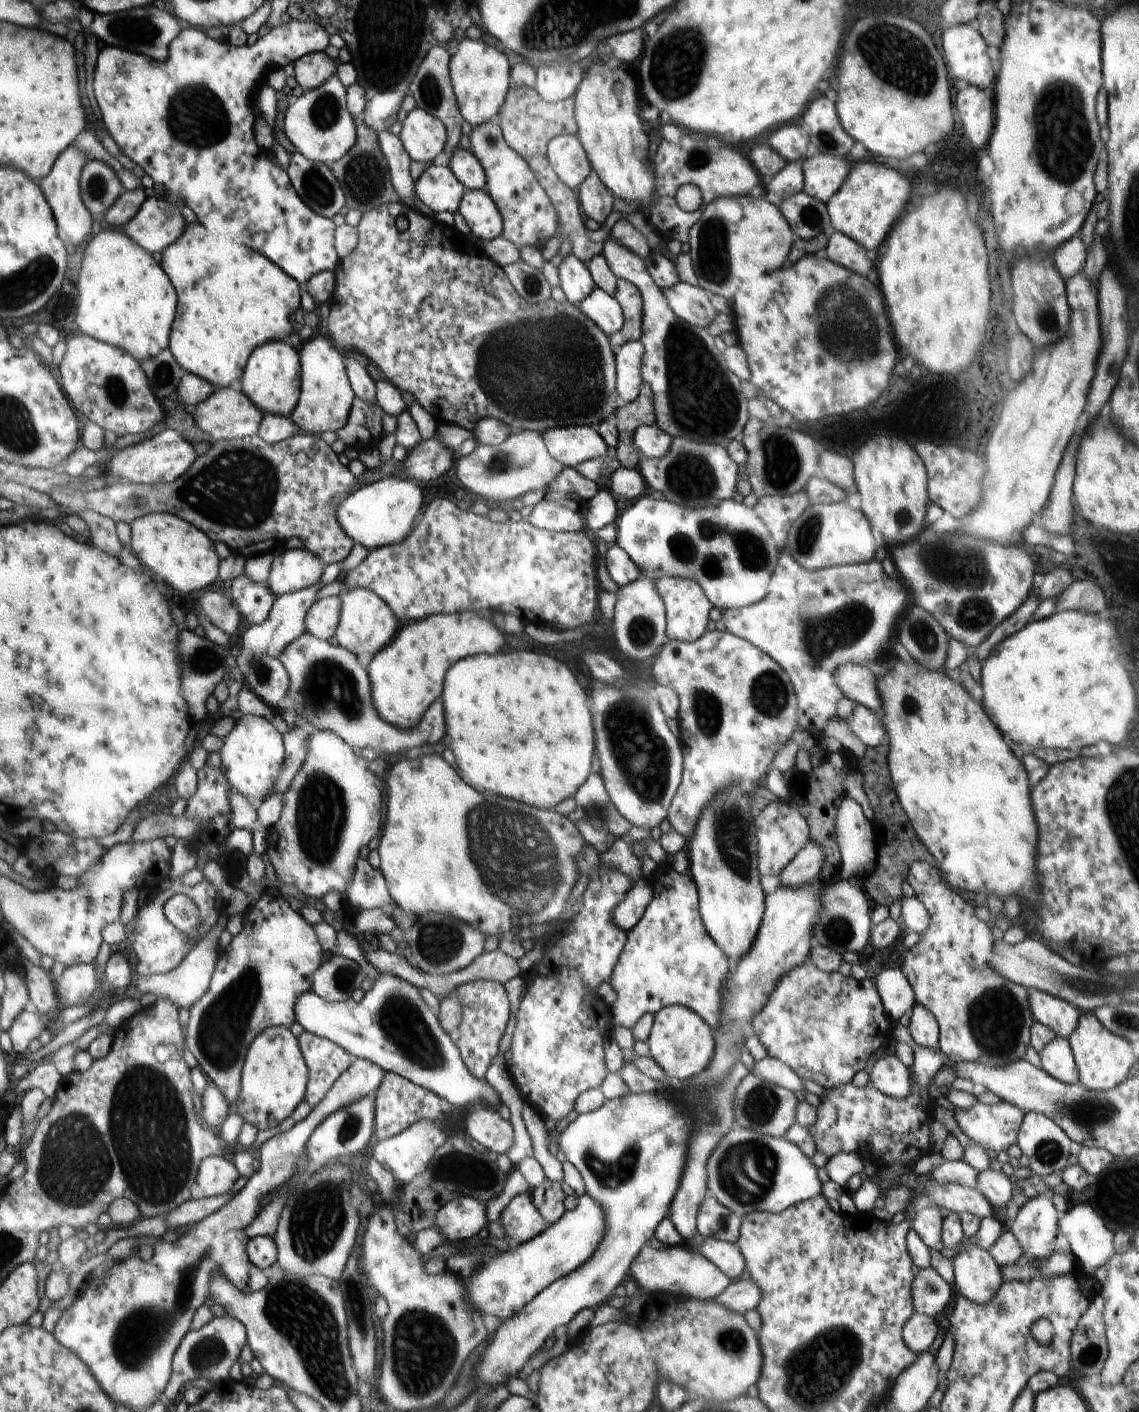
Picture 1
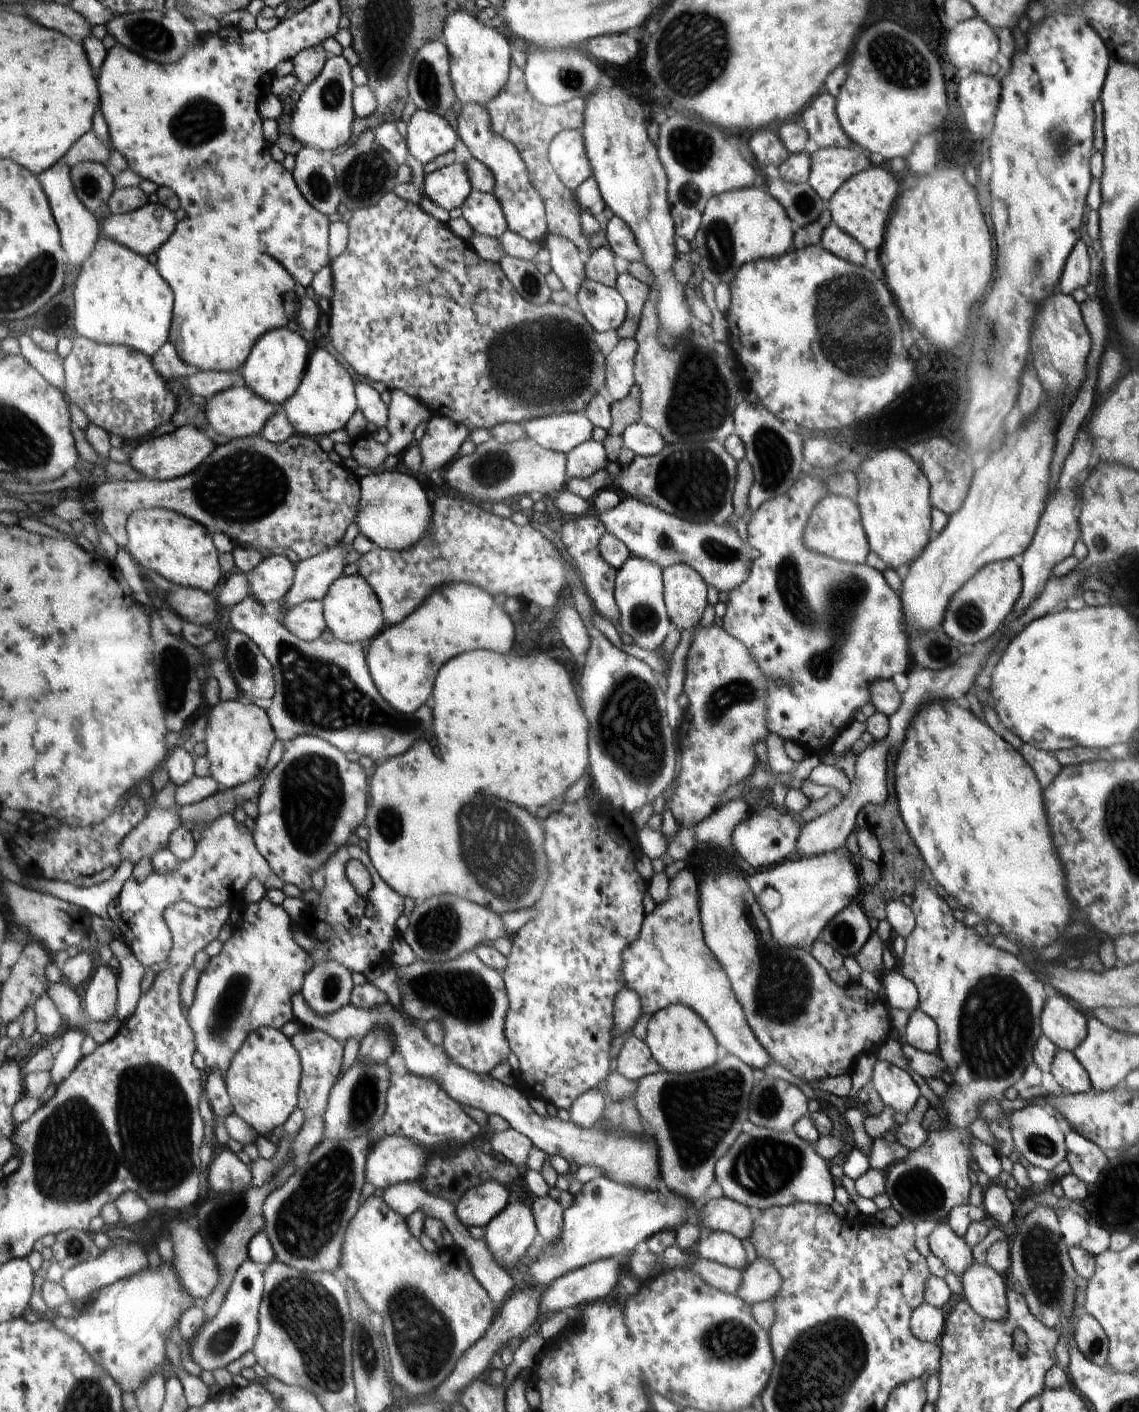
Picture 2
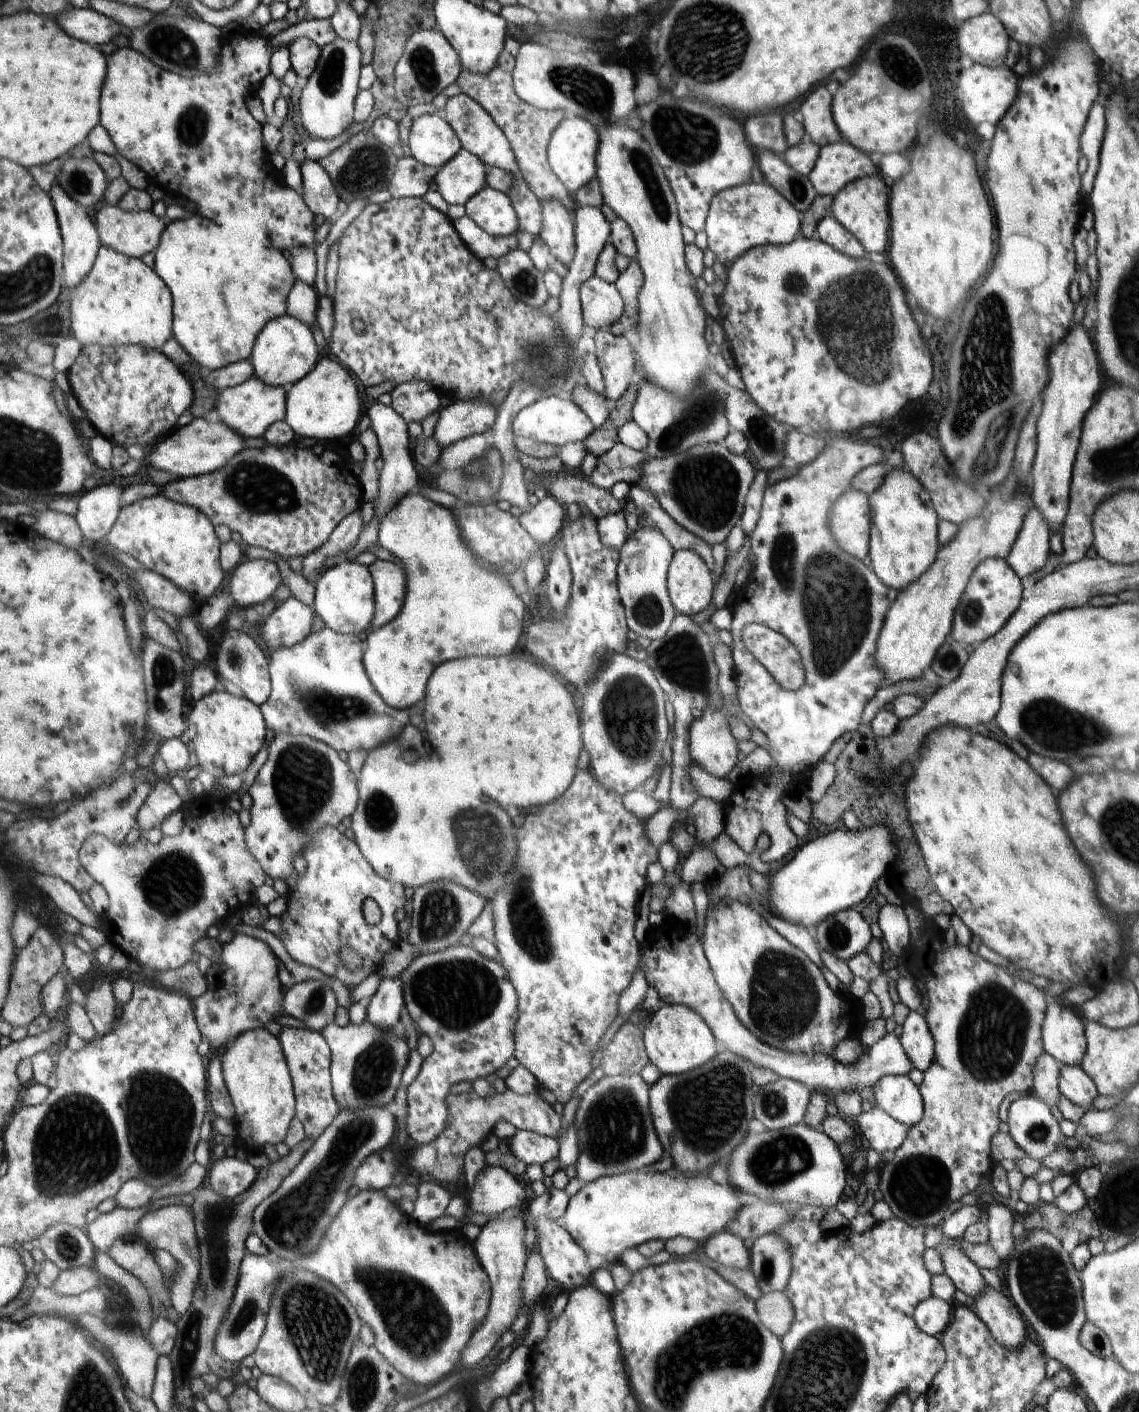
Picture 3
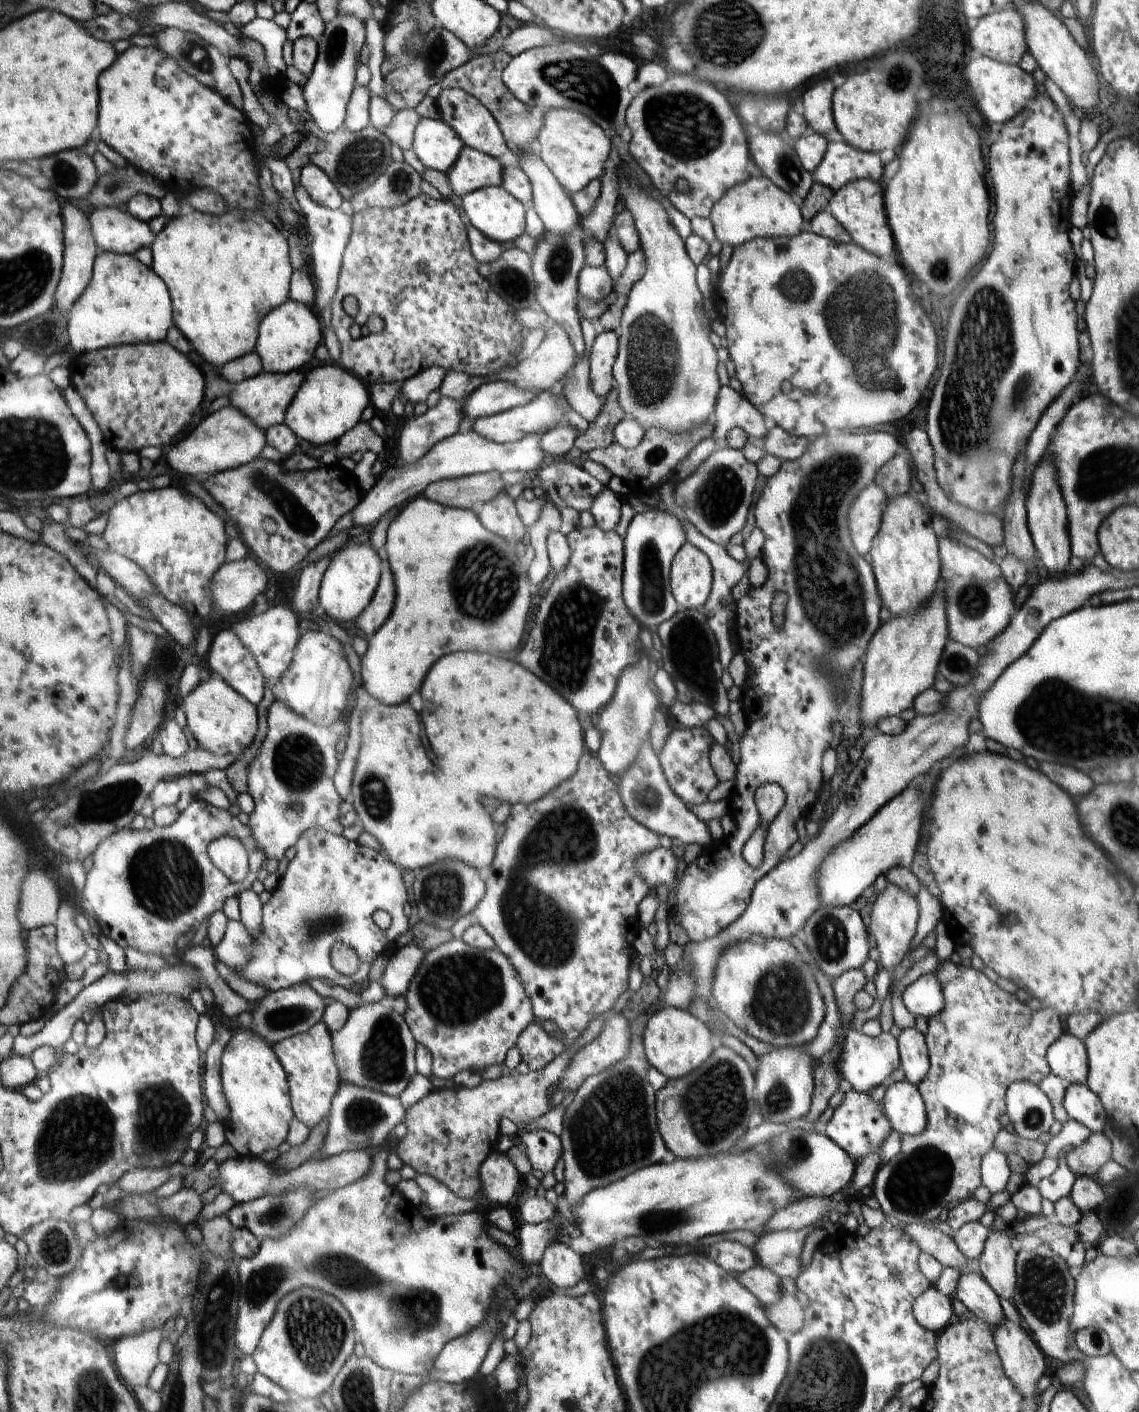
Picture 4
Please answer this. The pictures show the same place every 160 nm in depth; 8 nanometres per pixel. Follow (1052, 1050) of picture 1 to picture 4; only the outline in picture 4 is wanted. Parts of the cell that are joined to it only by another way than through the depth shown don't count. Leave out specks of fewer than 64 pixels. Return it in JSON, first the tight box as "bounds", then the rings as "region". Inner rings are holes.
{"bounds":[1064,1083,1106,1133],"region":[[[1086,1083],[1067,1085],[1064,1108],[1070,1120],[1081,1123],[1091,1133],[1106,1133],[1106,1112]]]}

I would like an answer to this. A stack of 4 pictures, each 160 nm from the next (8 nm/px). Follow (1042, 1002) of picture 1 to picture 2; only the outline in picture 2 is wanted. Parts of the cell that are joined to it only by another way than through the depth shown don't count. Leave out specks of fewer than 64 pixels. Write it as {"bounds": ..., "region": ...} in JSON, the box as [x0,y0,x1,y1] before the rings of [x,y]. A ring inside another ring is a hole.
{"bounds":[1040,991,1087,1052],"region":[[[1056,991],[1048,992],[1040,1022],[1042,1034],[1060,1050],[1073,1052],[1087,1033],[1087,1018]]]}

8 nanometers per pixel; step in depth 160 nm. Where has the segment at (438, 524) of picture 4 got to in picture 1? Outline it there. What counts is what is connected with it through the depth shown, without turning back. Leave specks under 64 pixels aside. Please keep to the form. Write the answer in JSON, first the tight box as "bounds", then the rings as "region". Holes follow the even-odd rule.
{"bounds":[338,476,504,729],"region":[[[386,476],[371,485],[364,485],[359,489],[351,492],[348,498],[344,499],[338,506],[338,520],[344,528],[345,532],[351,539],[362,544],[364,548],[369,551],[380,548],[380,546],[392,546],[398,543],[402,543],[404,539],[410,536],[408,532],[414,530],[414,520],[418,516],[418,512],[422,510],[422,502],[424,502],[424,496],[422,496],[422,490],[410,482],[404,482],[402,479],[396,477]],[[470,612],[437,614],[418,622],[413,622],[400,629],[400,636],[393,641],[392,646],[380,650],[378,654],[369,658],[368,668],[376,710],[388,723],[396,725],[400,729],[414,728],[430,710],[430,706],[438,696],[443,694],[443,682],[448,668],[458,663],[460,659],[472,656],[472,654],[496,654],[504,646],[504,636],[484,618],[478,618]]]}

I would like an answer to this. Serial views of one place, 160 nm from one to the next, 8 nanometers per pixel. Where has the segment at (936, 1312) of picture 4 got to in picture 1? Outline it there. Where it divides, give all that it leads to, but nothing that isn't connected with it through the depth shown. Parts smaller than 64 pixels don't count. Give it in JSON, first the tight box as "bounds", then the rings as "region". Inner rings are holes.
{"bounds":[903,1312,938,1355],"region":[[[915,1312],[903,1327],[903,1340],[913,1353],[919,1355],[930,1350],[936,1332],[938,1326],[932,1318],[928,1318],[924,1313]]]}

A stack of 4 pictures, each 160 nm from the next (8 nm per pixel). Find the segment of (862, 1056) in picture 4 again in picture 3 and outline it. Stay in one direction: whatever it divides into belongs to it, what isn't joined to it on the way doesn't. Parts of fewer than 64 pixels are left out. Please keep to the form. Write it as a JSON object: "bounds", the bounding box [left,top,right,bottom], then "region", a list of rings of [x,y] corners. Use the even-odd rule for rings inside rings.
{"bounds":[641,933,915,1094],"region":[[[690,933],[690,942],[678,942],[678,948],[662,946],[650,948],[652,943],[648,938],[641,956],[644,978],[649,986],[658,992],[662,1004],[684,1005],[695,1009],[703,1019],[711,1025],[712,1032],[720,1040],[723,1049],[743,1056],[753,1066],[768,1068],[778,1076],[804,1083],[813,1093],[816,1091],[832,1091],[834,1094],[841,1090],[856,1087],[874,1087],[882,1075],[908,1075],[915,1068],[908,1055],[904,1052],[897,1033],[886,1033],[876,1044],[865,1051],[865,1054],[855,1066],[846,1066],[830,1055],[804,1053],[789,1053],[772,1045],[766,1044],[751,1033],[739,1019],[727,997],[716,984],[715,975],[707,956],[702,952],[702,944],[696,940],[696,935]]]}

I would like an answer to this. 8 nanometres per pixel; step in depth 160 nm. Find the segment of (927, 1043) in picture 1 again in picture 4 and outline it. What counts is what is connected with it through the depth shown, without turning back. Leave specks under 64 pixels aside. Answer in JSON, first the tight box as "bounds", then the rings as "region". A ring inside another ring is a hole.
{"bounds":[897,1028,930,1086],"region":[[[904,1028],[897,1037],[900,1068],[906,1081],[918,1086],[930,1070],[930,1058],[924,1036],[916,1028]]]}

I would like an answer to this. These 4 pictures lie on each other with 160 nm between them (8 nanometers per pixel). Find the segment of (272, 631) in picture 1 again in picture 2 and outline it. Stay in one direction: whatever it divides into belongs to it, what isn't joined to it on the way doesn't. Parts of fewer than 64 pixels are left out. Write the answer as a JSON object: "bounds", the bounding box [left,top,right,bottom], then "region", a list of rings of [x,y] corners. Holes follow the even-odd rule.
{"bounds":[279,543,350,622],"region":[[[339,543],[331,549],[316,556],[300,559],[296,563],[295,584],[284,597],[284,604],[279,606],[279,622],[284,622],[286,613],[305,600],[321,601],[335,582],[344,573],[348,563],[347,554],[350,549],[343,548]]]}

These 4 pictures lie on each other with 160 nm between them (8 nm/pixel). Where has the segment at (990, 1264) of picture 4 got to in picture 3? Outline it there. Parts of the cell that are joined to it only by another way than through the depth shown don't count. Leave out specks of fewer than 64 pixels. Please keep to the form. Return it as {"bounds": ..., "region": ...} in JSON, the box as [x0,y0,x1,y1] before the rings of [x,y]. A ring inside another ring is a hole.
{"bounds":[987,1199,1015,1273],"region":[[[989,1199],[987,1214],[987,1229],[990,1232],[989,1245],[1001,1258],[1003,1267],[999,1269],[999,1272],[1002,1273],[1015,1244],[1015,1239],[1012,1236],[1014,1216],[1010,1206],[997,1203],[994,1199]]]}

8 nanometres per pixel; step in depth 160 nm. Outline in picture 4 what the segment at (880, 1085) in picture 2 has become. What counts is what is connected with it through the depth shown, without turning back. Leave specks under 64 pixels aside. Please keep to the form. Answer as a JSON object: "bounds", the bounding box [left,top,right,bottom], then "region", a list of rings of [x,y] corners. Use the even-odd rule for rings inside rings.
{"bounds":[882,1081,928,1135],"region":[[[902,1081],[888,1083],[887,1087],[882,1106],[892,1129],[902,1135],[924,1134],[928,1126],[928,1110],[917,1086]]]}

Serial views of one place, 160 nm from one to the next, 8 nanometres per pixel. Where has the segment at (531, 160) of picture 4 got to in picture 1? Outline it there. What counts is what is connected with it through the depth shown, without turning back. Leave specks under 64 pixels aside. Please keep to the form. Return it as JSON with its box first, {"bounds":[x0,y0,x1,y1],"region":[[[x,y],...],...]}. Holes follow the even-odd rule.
{"bounds":[558,254,595,305],"region":[[[569,254],[558,267],[560,288],[568,301],[578,305],[595,288],[595,282],[586,264]]]}

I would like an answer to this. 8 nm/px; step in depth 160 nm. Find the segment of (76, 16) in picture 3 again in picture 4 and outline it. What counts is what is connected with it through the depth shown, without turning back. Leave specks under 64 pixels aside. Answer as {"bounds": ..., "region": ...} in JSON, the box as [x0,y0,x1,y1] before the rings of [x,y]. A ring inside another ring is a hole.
{"bounds":[86,11,142,43],"region":[[[116,11],[100,15],[98,18],[100,20],[92,20],[92,24],[86,24],[88,32],[92,32],[92,36],[96,36],[96,40],[116,43],[118,40],[130,39],[142,27],[132,16]]]}

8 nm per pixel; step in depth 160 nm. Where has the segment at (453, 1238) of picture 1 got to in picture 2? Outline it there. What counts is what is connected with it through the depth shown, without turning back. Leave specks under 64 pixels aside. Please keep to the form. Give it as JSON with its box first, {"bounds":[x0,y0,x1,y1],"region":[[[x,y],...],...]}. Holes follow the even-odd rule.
{"bounds":[454,1181,508,1229],"region":[[[484,1181],[480,1186],[467,1190],[454,1204],[458,1220],[468,1229],[485,1228],[485,1226],[503,1212],[508,1204],[508,1192],[496,1181]]]}

